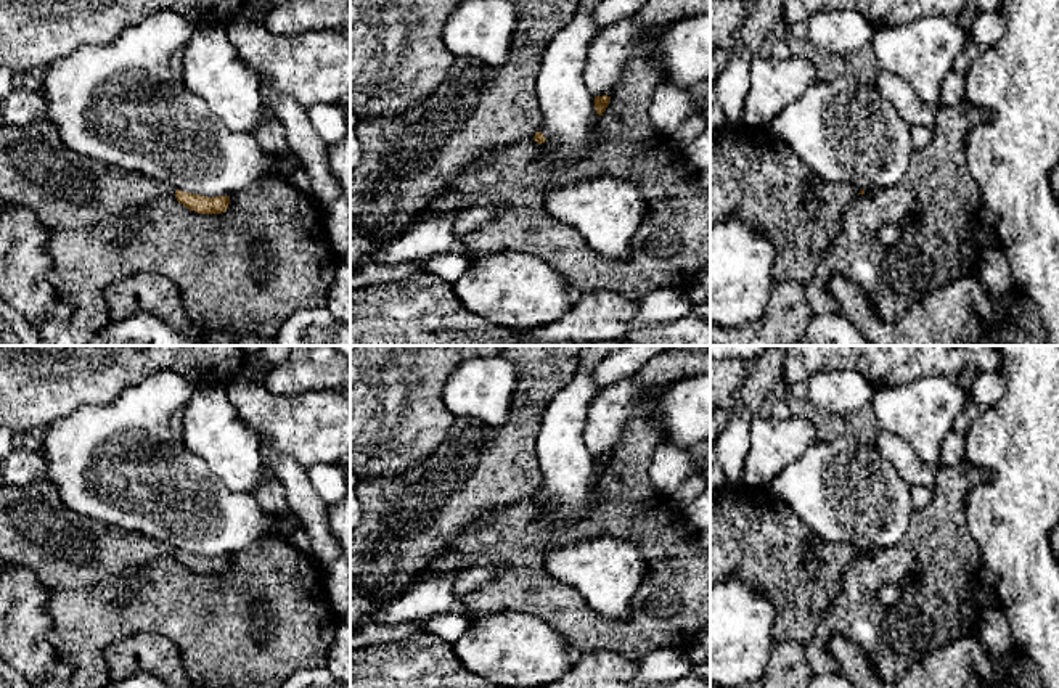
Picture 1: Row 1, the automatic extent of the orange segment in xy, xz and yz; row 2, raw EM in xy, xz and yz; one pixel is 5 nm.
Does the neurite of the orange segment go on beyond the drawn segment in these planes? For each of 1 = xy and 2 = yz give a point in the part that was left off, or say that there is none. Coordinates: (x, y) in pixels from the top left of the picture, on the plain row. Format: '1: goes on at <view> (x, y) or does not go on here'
1: does not go on here
2: does not go on here

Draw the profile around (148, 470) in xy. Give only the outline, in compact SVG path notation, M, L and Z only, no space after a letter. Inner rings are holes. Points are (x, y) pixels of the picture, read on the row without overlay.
M162 370L127 387L111 403L80 407L48 424L40 448L48 461L45 477L56 485L63 503L100 522L140 532L169 542L185 553L207 558L233 556L267 534L276 518L268 514L251 492L230 490L202 458L174 439L170 416L191 400L194 391L196 387L175 371Z

